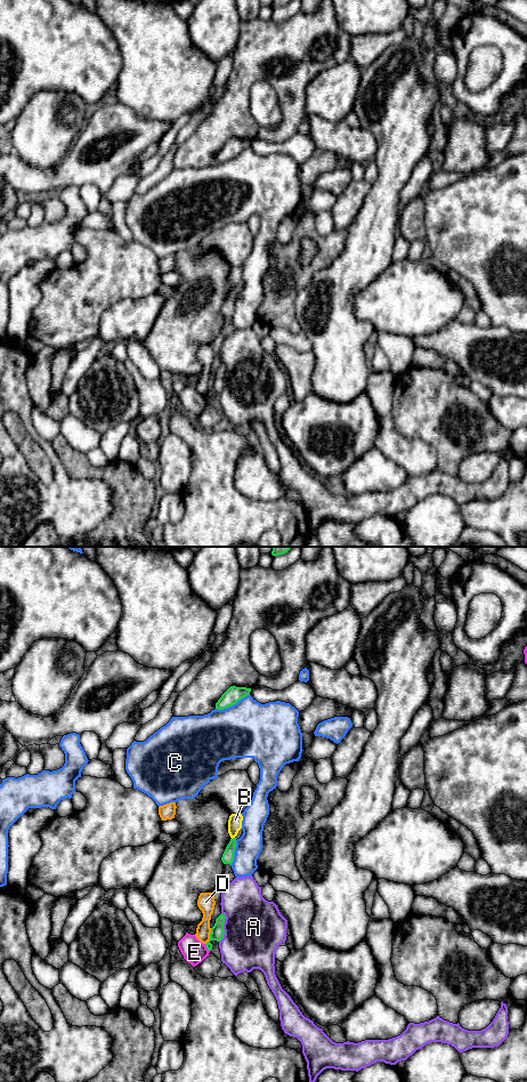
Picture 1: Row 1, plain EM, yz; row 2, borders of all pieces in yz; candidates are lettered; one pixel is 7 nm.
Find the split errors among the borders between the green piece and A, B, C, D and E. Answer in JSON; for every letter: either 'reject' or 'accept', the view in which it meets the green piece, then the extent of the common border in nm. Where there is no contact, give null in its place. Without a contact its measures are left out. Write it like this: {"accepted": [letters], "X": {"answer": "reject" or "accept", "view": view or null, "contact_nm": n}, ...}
{"accepted": [], "A": {"answer": "reject", "view": "yz", "contact_nm": 220}, "B": {"answer": "reject", "view": "yz", "contact_nm": 30}, "C": {"answer": "reject", "view": "yz", "contact_nm": 260}, "D": {"answer": "reject", "view": "yz", "contact_nm": 130}, "E": {"answer": "reject", "view": "yz", "contact_nm": 70}}

